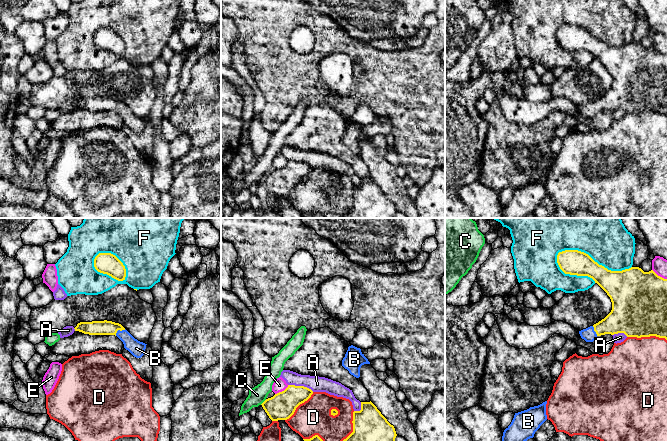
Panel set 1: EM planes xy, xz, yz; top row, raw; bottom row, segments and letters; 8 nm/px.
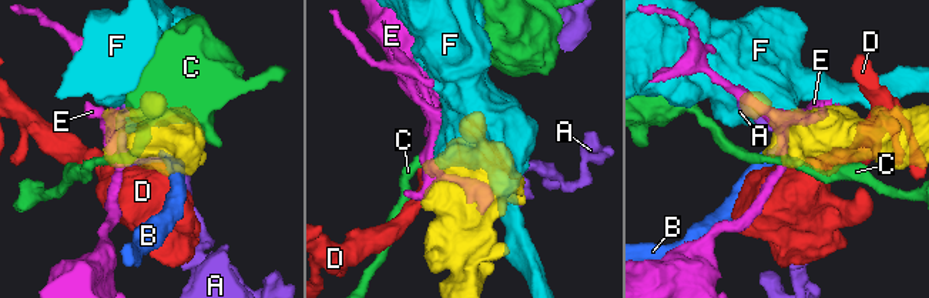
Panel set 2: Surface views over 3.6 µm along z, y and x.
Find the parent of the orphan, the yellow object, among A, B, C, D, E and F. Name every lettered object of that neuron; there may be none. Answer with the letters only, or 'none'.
B

